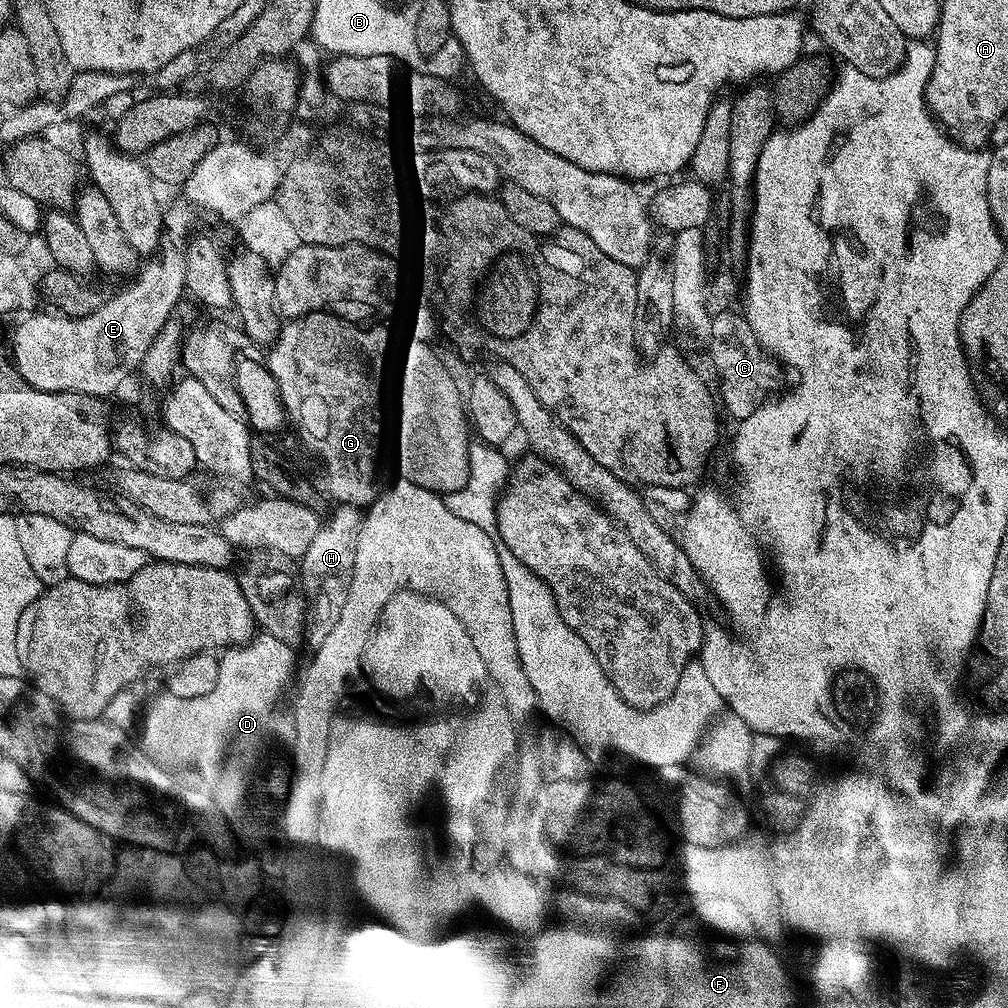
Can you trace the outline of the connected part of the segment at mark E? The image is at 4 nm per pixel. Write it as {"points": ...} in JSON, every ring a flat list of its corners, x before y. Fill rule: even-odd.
{"points":[[182,202,180,204,168,203,163,207,161,213,161,243,160,252,152,257,137,269,133,279,129,281,128,290,120,290,105,297,102,306,99,306,90,314,82,318,69,318,63,314,38,314,34,312,25,315,17,324,12,334,12,361,13,367,20,377,28,385,46,393,76,392,84,393,87,396,97,395,96,389,96,362,101,362,98,376,104,386,103,395,113,397,116,387,124,379,131,378,141,367,142,360,155,340,157,333,163,329,173,314,172,310,179,302,180,296,184,296,185,268,183,266,183,248,191,235,190,226,194,216,191,206]]}

